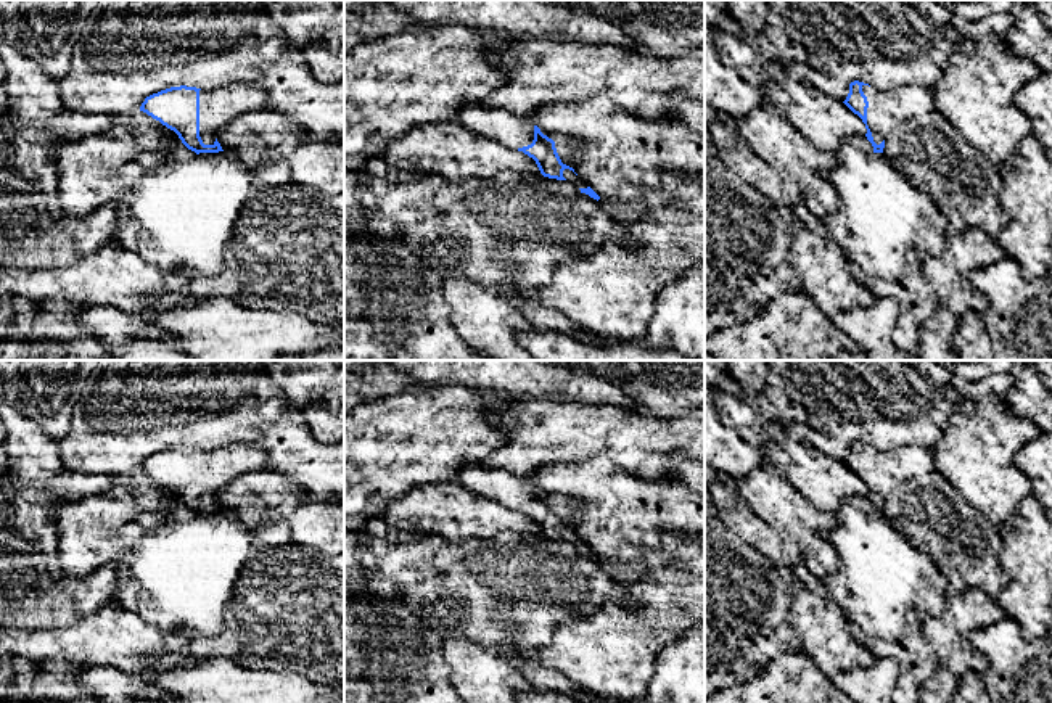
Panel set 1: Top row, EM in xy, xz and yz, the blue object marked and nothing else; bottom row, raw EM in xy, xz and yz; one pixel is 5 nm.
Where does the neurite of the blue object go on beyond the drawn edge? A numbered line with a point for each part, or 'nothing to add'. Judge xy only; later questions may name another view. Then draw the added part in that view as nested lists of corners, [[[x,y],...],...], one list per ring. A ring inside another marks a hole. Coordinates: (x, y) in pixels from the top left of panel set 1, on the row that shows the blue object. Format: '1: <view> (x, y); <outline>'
1: xy (219, 106); [[[233,82],[212,90],[199,90],[199,137],[214,145],[217,132],[235,117],[267,109],[269,93],[254,82]]]

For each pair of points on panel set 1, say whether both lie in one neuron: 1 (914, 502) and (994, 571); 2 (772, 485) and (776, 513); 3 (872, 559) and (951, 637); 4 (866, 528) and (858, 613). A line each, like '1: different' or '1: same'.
1: same
2: same
3: different
4: same

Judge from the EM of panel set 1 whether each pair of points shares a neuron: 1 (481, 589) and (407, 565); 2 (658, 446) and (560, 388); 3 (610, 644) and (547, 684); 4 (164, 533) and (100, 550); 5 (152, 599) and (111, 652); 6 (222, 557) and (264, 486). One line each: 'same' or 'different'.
1: same
2: different
3: different
4: same
5: different
6: different

